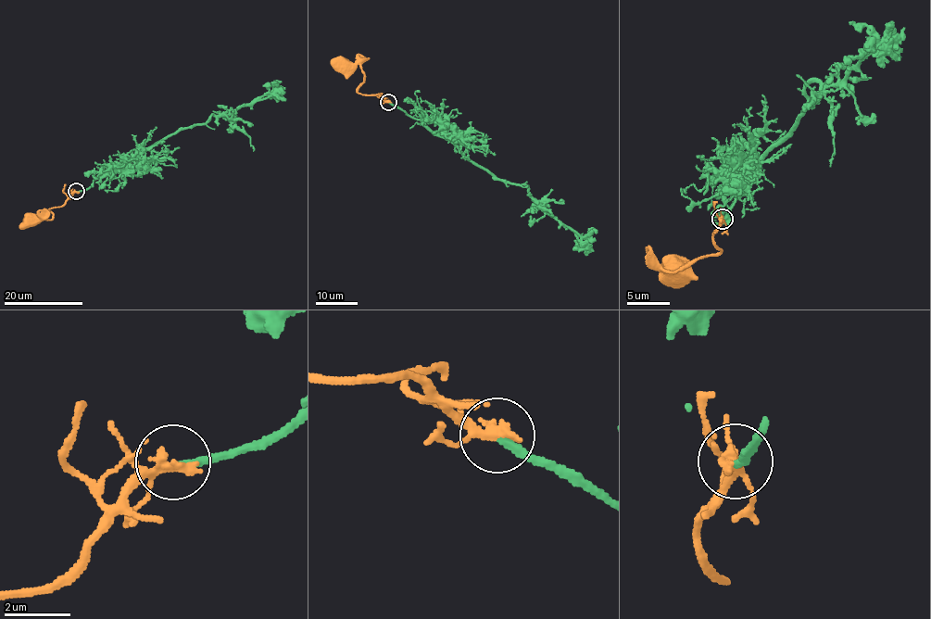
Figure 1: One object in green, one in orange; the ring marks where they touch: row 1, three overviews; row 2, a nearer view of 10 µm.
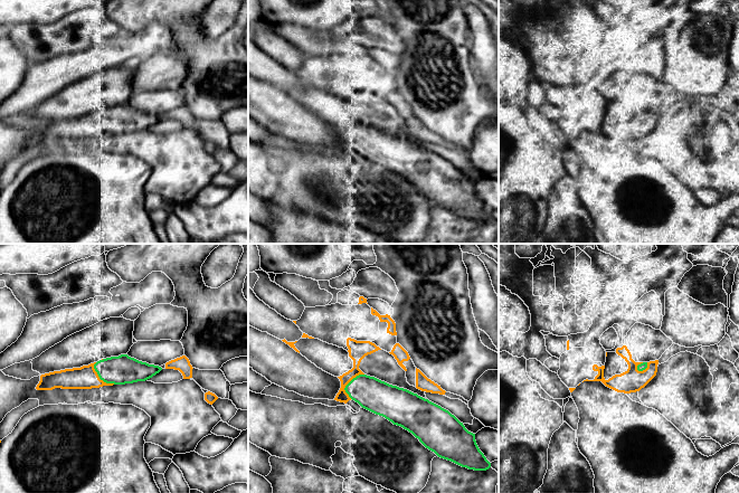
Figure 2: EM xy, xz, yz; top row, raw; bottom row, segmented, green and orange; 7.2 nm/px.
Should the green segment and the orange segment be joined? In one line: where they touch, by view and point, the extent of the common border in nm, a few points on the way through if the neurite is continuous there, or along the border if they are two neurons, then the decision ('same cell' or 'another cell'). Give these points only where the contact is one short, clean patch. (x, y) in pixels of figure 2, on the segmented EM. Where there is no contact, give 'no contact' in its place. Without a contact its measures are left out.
contact xz (348, 384); length 200 nm; same cell

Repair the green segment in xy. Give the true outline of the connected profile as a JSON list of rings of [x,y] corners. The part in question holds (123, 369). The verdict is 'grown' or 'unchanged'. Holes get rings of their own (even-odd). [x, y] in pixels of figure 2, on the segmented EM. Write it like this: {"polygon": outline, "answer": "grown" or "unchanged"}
{"polygon": [[[121,354],[80,368],[41,375],[36,389],[92,389],[103,386],[133,383],[145,381],[161,370],[162,368],[159,366],[139,361],[127,354]]], "answer": "grown"}

